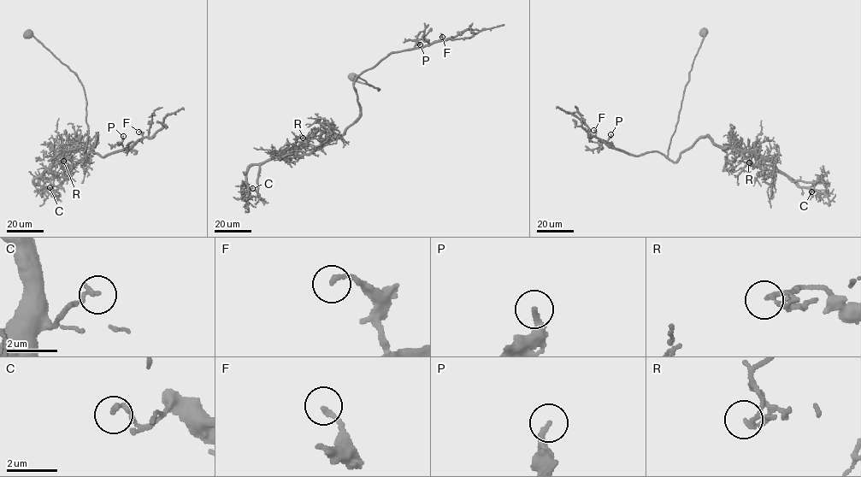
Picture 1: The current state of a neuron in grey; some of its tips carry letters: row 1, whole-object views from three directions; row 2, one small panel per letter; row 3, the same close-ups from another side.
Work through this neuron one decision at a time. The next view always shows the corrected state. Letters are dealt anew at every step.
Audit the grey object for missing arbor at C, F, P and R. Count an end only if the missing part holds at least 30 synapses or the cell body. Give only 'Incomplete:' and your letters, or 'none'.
Incomplete: none

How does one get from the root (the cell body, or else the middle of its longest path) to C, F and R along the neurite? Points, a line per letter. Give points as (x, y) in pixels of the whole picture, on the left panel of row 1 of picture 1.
C: (27, 33), (83, 86), (89, 162), (97, 136), (95, 144), (60, 154), (35, 178), (50, 187)
F: (27, 33), (72, 71), (83, 86), (88, 132), (84, 156), (105, 156), (132, 148), (143, 138), (138, 132)
R: (27, 33), (83, 86), (88, 132), (83, 156), (89, 162), (97, 136), (95, 144), (64, 153), (63, 161)

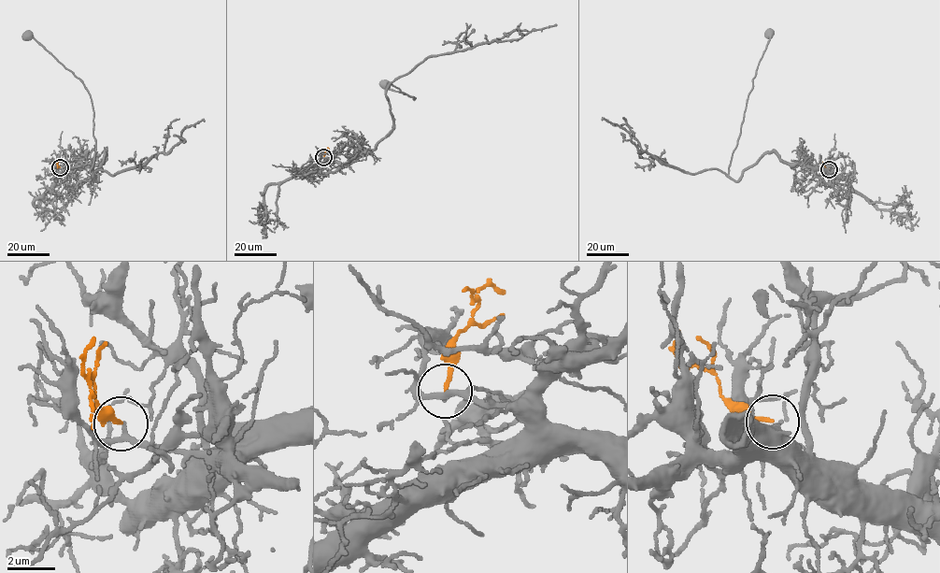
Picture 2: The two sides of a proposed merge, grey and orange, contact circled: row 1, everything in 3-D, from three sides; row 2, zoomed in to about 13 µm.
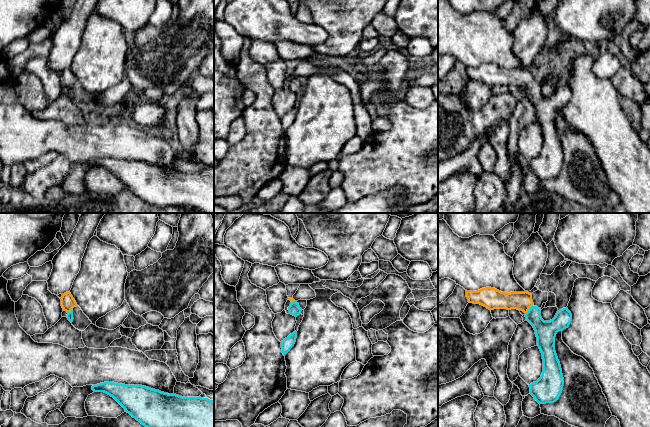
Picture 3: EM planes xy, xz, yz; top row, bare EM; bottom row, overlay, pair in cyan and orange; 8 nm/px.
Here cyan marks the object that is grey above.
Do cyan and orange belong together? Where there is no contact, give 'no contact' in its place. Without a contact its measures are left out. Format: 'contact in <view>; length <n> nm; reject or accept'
contact in yz; length 90 nm; accept

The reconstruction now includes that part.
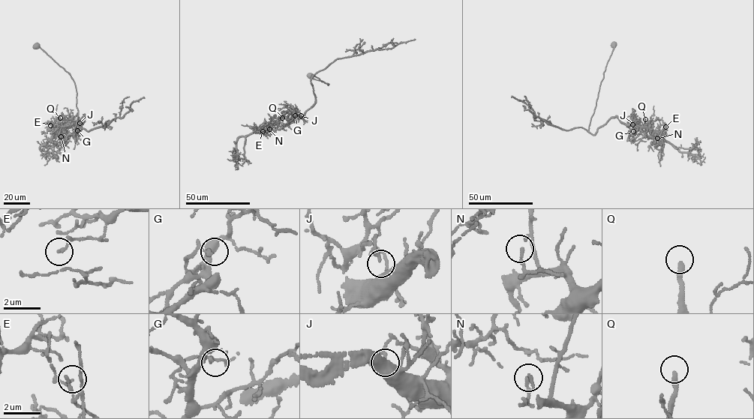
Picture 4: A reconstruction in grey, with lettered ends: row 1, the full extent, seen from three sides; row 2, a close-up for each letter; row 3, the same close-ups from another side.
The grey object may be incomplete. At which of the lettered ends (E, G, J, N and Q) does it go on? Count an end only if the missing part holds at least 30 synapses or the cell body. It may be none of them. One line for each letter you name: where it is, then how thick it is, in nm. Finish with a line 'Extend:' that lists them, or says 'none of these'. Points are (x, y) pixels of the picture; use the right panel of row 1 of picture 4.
Q: at (645, 119); 260 nm thick
Extend: Q

